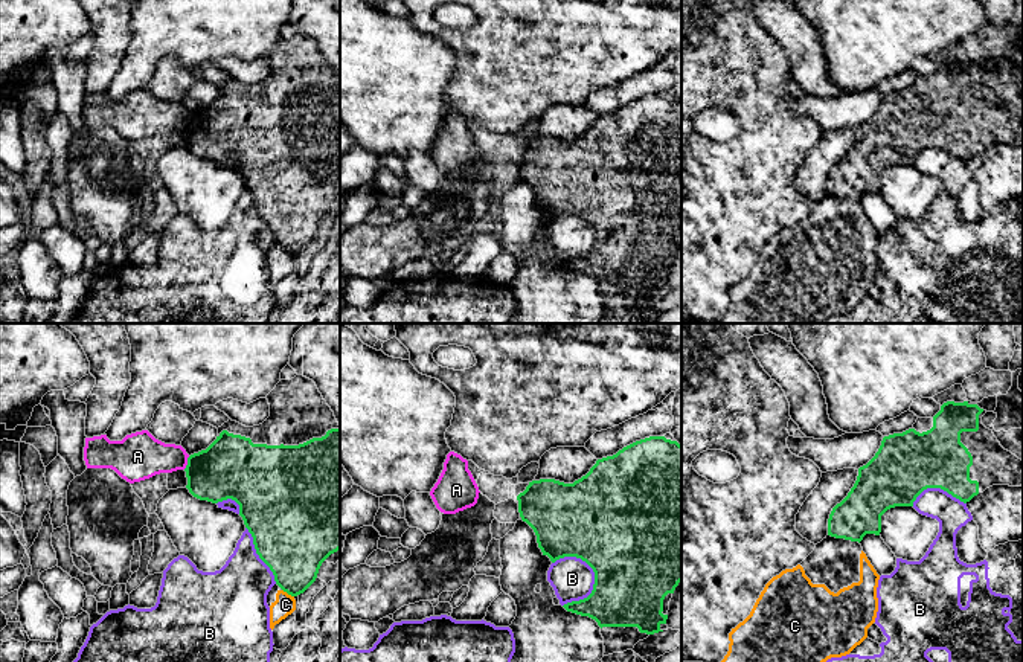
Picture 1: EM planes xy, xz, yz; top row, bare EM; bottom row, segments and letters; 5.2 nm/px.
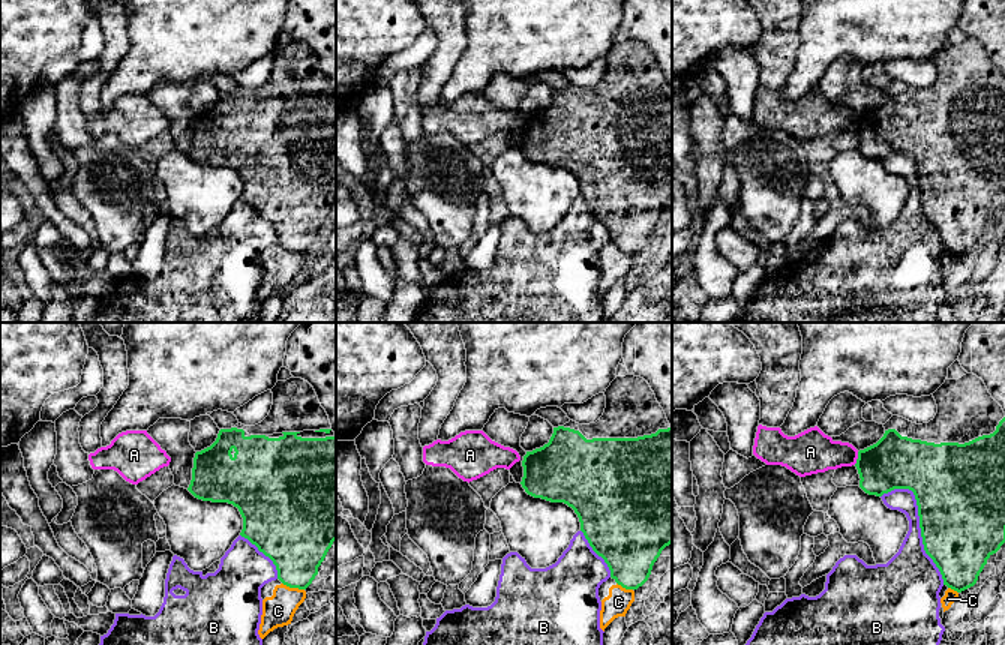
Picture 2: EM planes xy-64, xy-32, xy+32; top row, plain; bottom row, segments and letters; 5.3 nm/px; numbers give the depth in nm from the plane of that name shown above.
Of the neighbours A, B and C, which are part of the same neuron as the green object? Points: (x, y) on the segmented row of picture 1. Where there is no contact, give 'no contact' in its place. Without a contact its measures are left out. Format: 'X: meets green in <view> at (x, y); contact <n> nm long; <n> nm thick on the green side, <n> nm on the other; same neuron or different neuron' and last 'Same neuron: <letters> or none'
A: meets green in xy at (188, 462); contact 80 nm long; 340 nm thick on the green side, 240 nm on the other; different neuron
B: meets green in xz at (593, 586); contact 280 nm long; 440 nm thick on the green side, 220 nm on the other; different neuron
C: meets green in xy at (288, 594); contact 80 nm long; 340 nm thick on the green side, 110 nm on the other; different neuron
Same neuron: none

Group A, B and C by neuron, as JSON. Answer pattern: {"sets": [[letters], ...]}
{"sets": [["A"], ["B"], ["C"]]}

